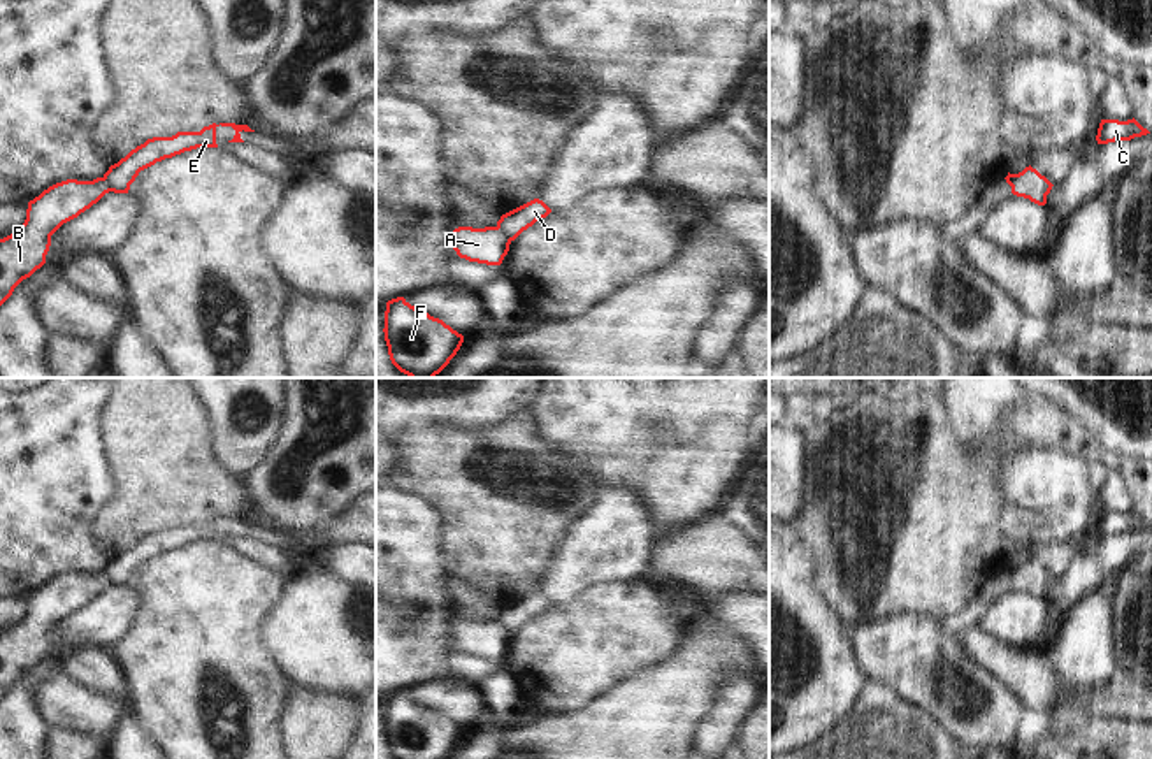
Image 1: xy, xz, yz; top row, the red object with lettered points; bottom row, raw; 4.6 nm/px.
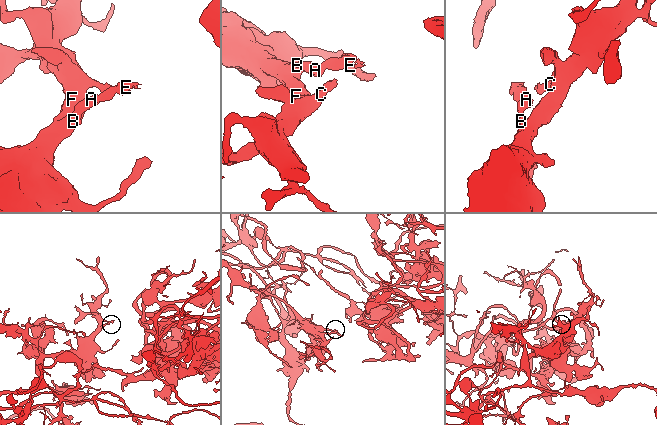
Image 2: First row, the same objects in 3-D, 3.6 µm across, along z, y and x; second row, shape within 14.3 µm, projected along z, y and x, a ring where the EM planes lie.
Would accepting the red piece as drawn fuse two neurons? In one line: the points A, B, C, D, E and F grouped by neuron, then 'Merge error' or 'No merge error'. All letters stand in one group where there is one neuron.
Groups: A B C F / D E. Merge error

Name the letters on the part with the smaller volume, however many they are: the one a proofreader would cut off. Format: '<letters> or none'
D, E

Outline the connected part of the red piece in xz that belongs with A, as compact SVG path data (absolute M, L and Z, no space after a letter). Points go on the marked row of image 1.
M458 227L451 234L451 242L460 258L486 265L500 265L511 244L497 227Z

